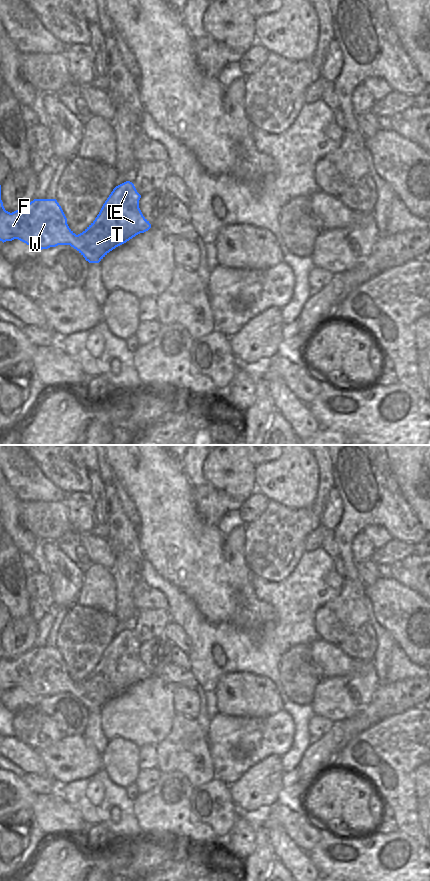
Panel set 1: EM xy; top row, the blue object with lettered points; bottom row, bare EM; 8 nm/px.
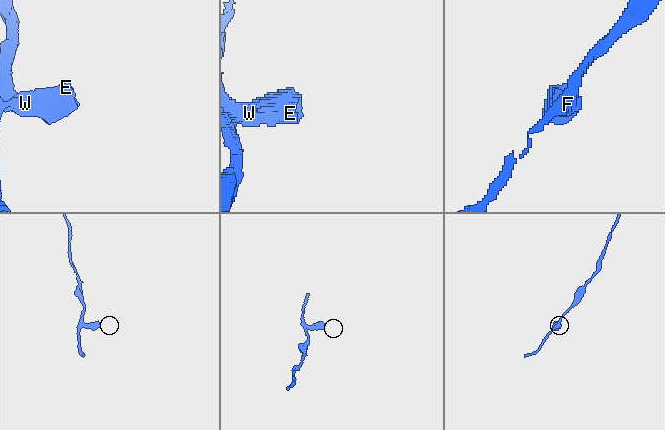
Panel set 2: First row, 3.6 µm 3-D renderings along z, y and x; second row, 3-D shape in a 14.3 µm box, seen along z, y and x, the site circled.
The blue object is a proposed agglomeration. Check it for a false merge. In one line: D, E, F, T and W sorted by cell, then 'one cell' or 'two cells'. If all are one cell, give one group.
D E F T W; one cell

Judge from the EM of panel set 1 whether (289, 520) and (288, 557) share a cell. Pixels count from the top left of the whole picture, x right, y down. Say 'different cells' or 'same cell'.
same cell

